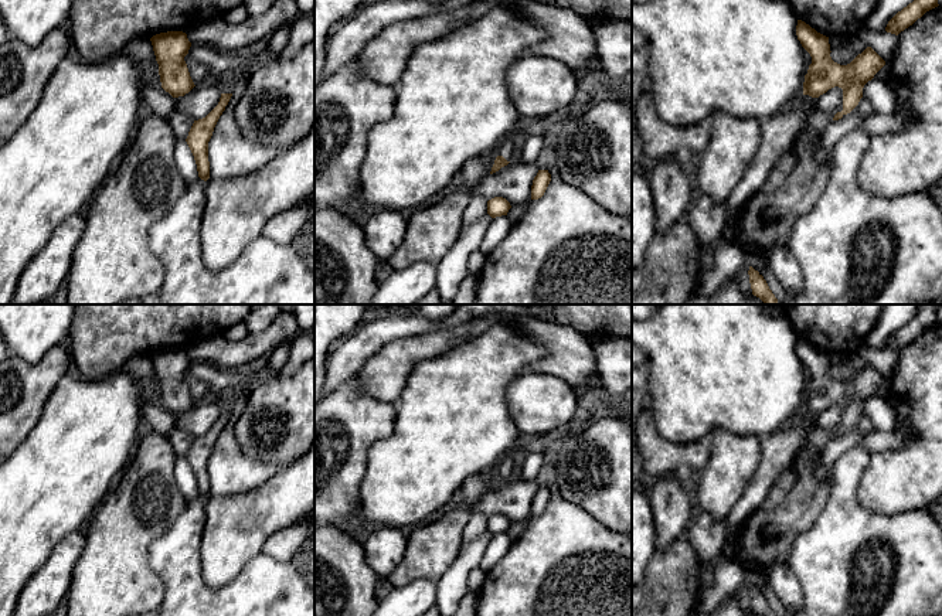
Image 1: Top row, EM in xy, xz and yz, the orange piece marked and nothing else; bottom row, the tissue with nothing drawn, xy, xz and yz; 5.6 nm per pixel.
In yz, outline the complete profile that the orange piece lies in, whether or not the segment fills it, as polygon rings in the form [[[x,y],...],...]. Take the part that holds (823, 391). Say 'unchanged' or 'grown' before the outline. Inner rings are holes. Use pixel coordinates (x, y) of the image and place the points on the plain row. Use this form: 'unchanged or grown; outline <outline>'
unchanged; outline [[[798,337],[796,353],[812,374],[805,392],[803,412],[819,415],[834,404],[841,405],[843,428],[837,429],[833,438],[841,436],[858,422],[864,402],[885,382],[885,378],[871,364],[867,364],[850,381],[840,382],[830,374],[829,354],[802,337]]]

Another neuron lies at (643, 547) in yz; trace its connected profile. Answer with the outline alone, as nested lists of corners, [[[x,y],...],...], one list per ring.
[[[637,487],[632,489],[632,585],[639,585],[654,547],[654,525],[650,498]]]

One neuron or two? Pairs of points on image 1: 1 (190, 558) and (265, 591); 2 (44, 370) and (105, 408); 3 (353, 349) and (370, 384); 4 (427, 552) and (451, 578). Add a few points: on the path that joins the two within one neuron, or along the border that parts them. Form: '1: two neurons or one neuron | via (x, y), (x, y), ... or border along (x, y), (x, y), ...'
1: one neuron | via (194, 581), (208, 595), (242, 595)
2: two neurons | border along (65, 374), (50, 395), (44, 409)
3: two neurons | border along (386, 343), (354, 375)
4: two neurons | border along (461, 545), (456, 560), (437, 581)

